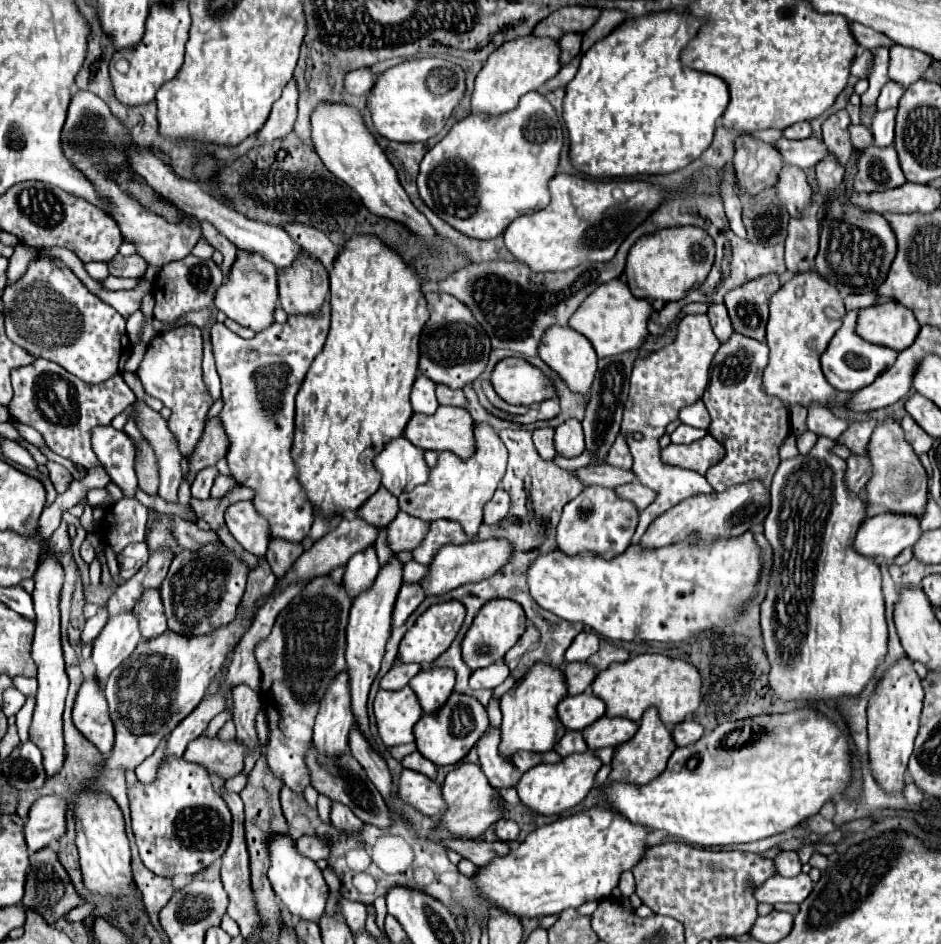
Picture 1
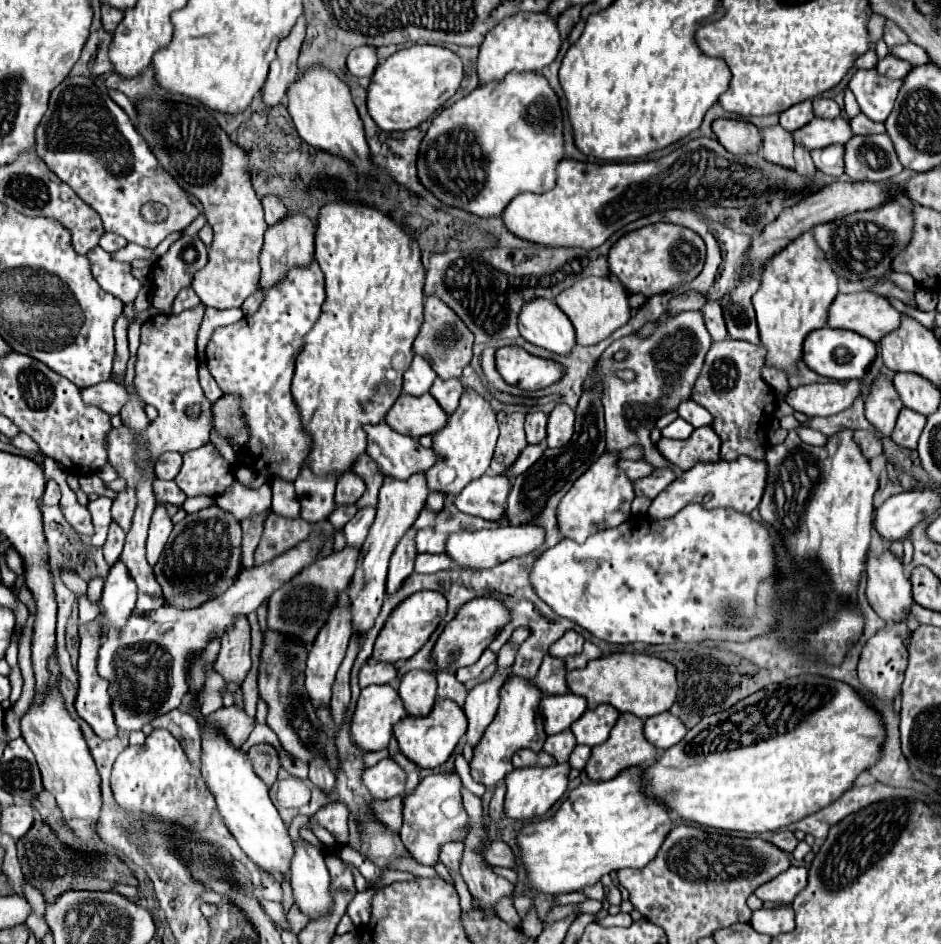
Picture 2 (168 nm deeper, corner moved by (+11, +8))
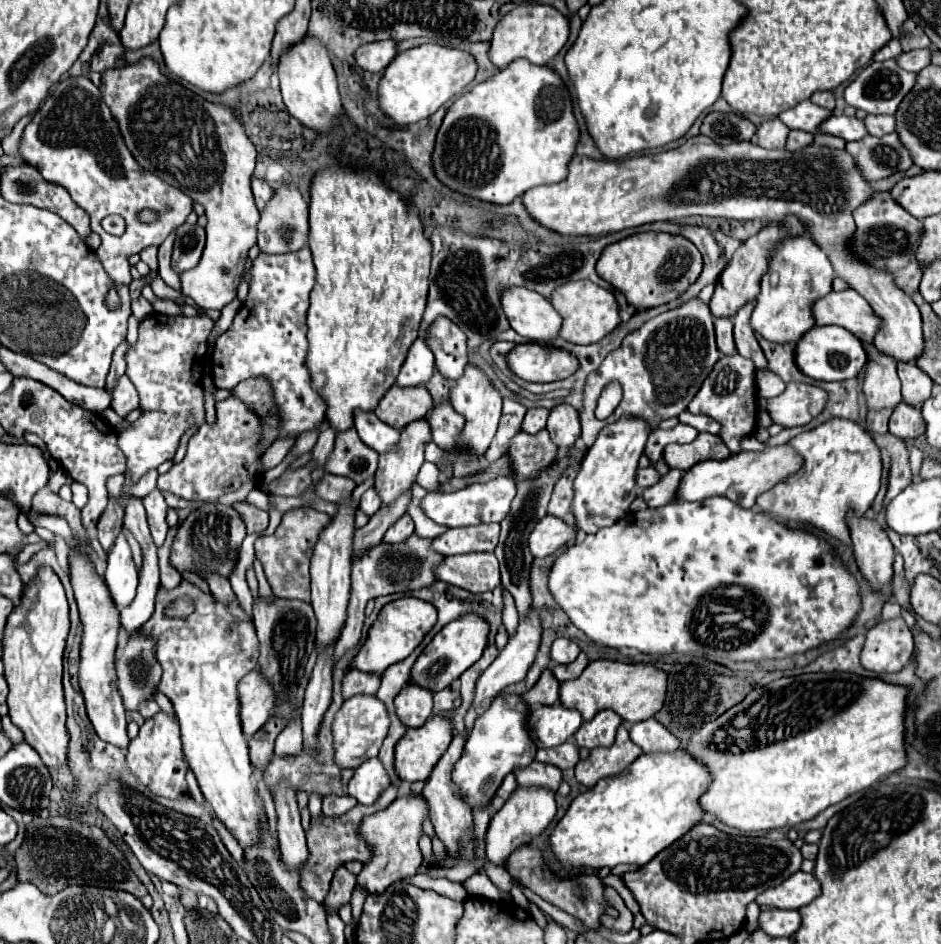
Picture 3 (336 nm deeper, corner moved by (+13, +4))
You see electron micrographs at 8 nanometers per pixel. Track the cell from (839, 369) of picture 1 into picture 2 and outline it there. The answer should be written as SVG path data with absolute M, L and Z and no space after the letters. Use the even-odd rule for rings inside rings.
M832 327L816 329L804 341L804 363L822 377L834 381L848 381L848 379L862 379L876 357L876 343L856 335L854 331L836 331Z

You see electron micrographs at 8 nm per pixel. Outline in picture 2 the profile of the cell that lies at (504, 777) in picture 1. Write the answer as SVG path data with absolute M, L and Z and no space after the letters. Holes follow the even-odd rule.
M510 671L504 675L492 675L492 679L478 683L470 689L464 705L464 713L468 717L468 733L466 741L472 745L472 749L478 745L480 737L484 735L486 727L492 723L496 709L498 709L498 689L502 683L510 677Z

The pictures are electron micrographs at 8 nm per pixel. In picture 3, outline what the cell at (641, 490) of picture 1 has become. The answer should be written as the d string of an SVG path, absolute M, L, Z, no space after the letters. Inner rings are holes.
M670 469L670 473L660 479L660 483L642 491L642 497L646 499L648 507L660 507L660 505L672 503L676 499L680 479L682 479L682 473L678 469Z

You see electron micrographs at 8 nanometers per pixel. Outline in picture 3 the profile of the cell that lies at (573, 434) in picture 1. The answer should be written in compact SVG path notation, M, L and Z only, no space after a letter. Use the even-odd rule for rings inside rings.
M560 403L550 411L546 429L558 449L566 451L580 439L580 415L572 405Z

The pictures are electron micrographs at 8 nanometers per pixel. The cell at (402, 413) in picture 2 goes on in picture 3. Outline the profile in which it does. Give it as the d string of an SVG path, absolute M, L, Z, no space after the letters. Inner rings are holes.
M392 385L376 405L374 413L378 419L394 429L406 427L416 419L424 419L432 409L432 397L426 387L398 387Z

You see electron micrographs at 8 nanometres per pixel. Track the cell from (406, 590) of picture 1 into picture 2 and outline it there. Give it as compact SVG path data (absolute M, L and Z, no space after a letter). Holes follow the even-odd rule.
M414 529L406 531L404 539L400 539L400 543L396 545L388 571L388 595L394 595L404 585L404 581L414 573L414 559L416 559L414 535L416 535Z

